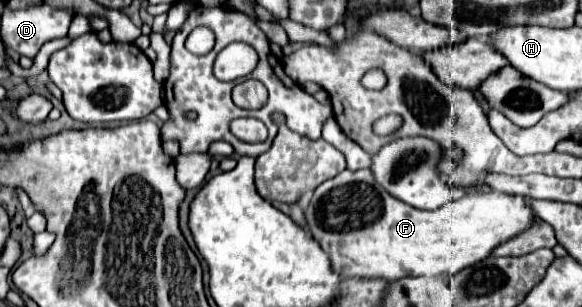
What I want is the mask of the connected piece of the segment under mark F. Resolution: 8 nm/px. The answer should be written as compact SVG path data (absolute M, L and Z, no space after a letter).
M343 170L331 180L325 180L315 188L309 206L305 208L305 216L311 228L313 238L323 246L323 250L331 256L331 266L339 272L341 278L387 278L399 280L407 276L441 276L441 274L457 274L459 270L481 262L491 256L495 248L517 238L525 230L529 230L537 218L535 210L515 194L503 192L487 192L487 194L467 194L459 200L451 200L439 210L427 212L411 208L401 200L393 198L379 186L369 170Z

